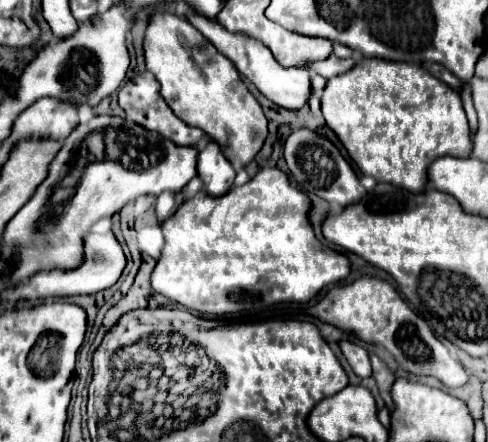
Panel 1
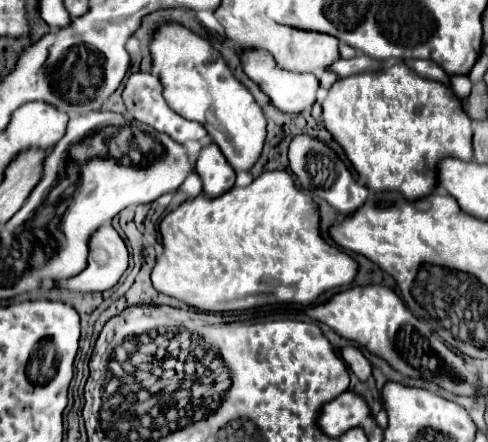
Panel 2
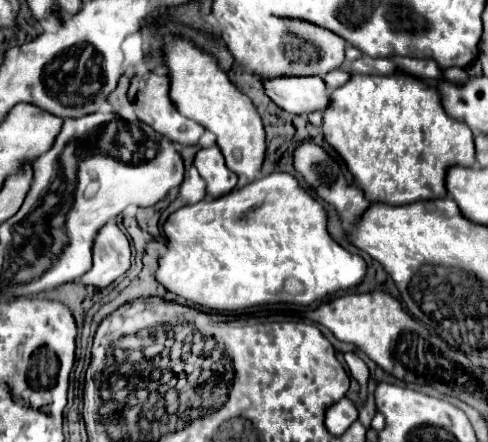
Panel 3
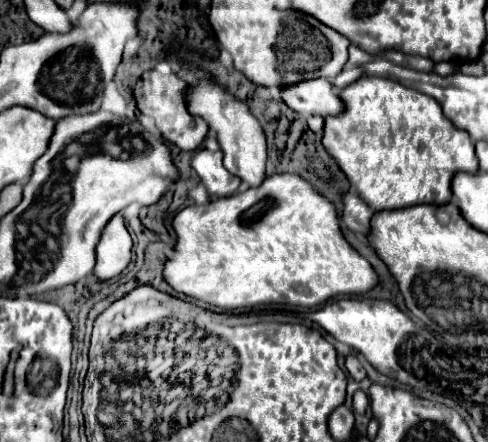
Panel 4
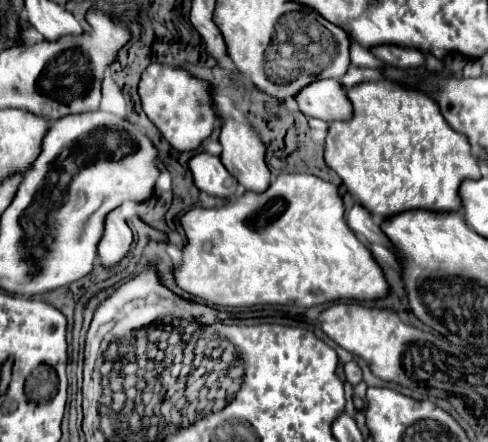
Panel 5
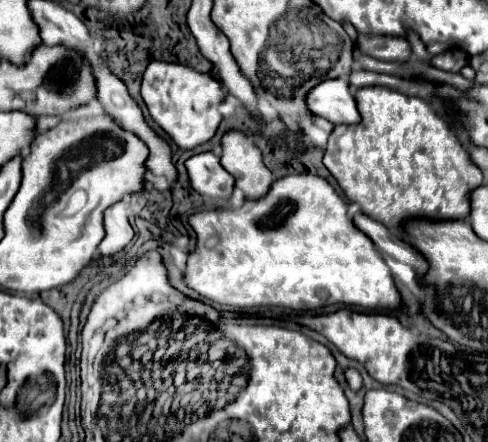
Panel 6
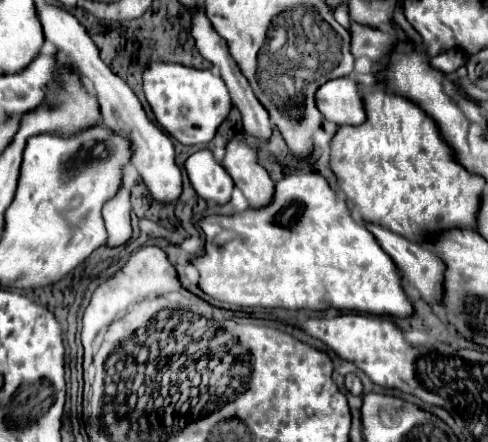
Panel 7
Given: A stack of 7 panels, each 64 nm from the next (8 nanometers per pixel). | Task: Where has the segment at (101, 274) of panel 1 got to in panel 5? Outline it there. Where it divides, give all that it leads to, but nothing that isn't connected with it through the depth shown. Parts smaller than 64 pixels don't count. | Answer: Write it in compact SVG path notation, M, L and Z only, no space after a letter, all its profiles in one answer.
M116 208L106 216L106 230L98 244L98 256L102 266L106 268L116 266L130 250L130 244L132 244L132 230L126 224L126 218L122 216L120 208Z

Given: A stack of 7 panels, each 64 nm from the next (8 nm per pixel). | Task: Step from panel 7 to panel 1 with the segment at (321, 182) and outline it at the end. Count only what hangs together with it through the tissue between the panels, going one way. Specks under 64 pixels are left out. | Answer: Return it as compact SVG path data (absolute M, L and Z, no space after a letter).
M264 168L260 170L248 184L244 186L234 186L228 194L224 196L218 196L218 198L212 198L208 196L206 192L198 192L194 198L186 200L164 224L162 224L162 234L164 234L164 250L162 250L162 256L152 272L152 288L190 308L190 310L196 310L200 314L214 314L214 316L220 316L220 314L230 314L230 312L240 312L240 310L250 310L250 308L256 308L256 306L270 306L270 304L278 304L278 302L310 302L322 288L326 286L332 286L332 284L338 284L340 280L344 280L348 274L350 274L350 260L346 254L334 250L334 248L326 248L322 242L318 242L314 230L312 230L312 224L310 224L310 212L312 208L312 202L310 198L300 192L298 188L294 188L286 176L286 172L278 170L278 168Z

